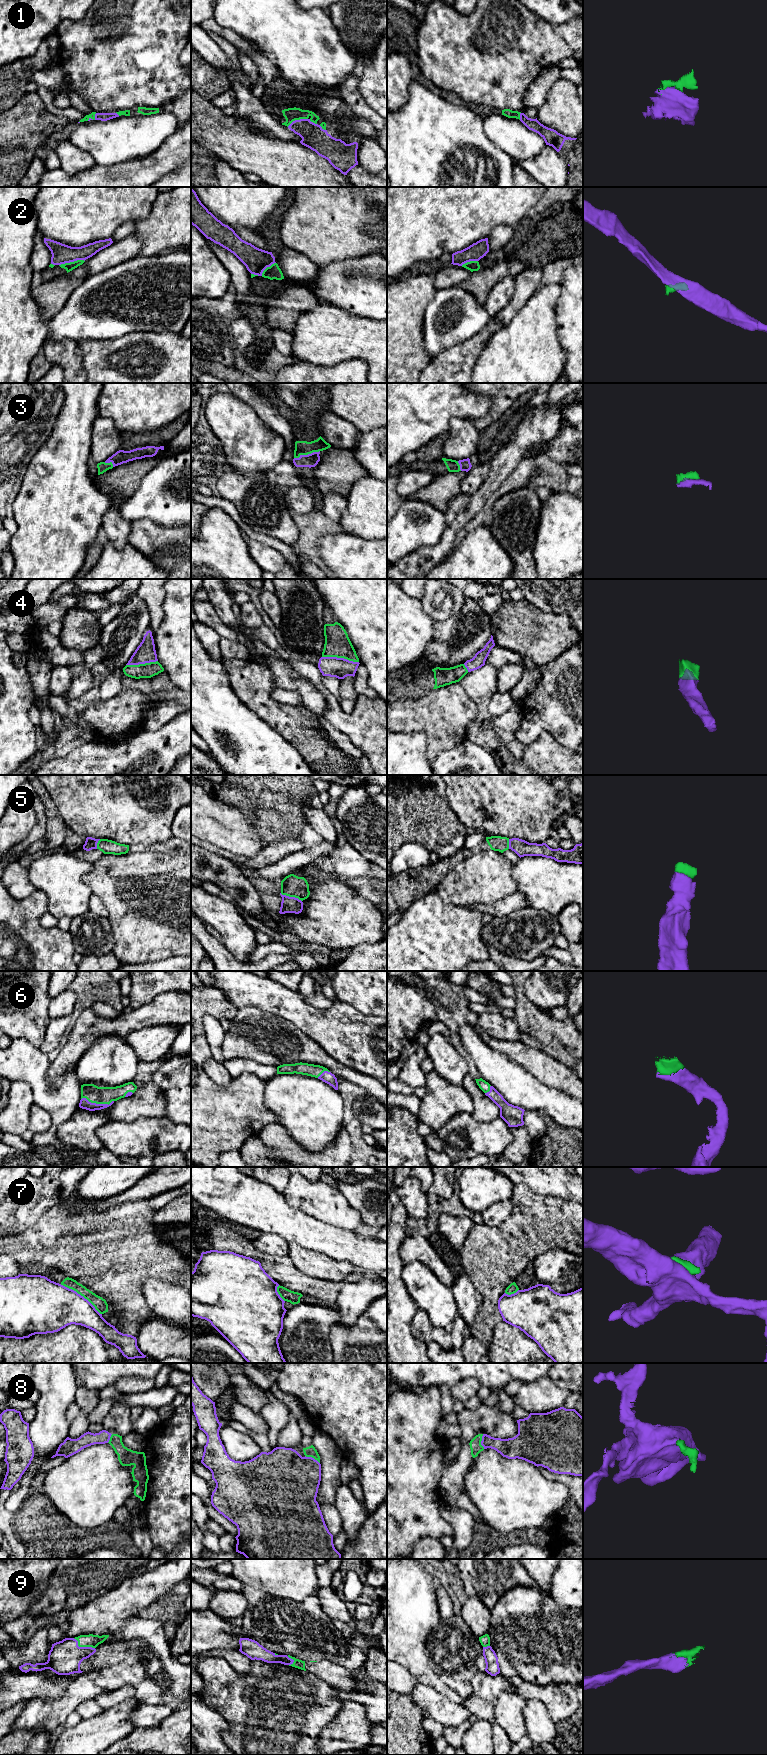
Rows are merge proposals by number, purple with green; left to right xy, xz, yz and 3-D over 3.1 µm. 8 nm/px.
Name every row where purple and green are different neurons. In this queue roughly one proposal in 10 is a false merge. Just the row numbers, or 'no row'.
2, 7

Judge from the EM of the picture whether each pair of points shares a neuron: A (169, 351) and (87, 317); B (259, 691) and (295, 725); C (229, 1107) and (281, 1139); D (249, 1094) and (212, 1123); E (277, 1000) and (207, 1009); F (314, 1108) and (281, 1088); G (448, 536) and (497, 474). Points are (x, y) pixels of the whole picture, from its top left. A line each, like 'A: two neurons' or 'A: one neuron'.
A: two neurons
B: one neuron
C: two neurons
D: one neuron
E: two neurons
F: one neuron
G: one neuron

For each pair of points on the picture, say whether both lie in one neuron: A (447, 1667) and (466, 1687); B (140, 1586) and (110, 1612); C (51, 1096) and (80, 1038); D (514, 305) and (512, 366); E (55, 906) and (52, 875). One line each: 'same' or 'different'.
A: same
B: same
C: different
D: different
E: same

